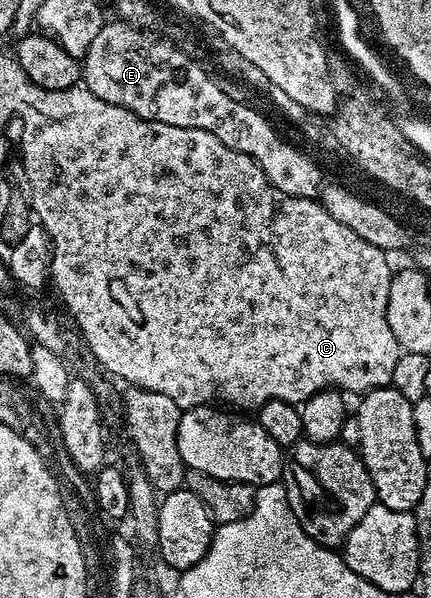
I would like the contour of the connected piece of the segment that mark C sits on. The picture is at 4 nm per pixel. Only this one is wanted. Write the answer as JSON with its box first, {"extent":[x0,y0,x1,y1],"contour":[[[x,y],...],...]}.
{"extent":[18,84,401,412],"contour":[[[77,84],[67,88],[52,88],[52,102],[26,102],[26,134],[18,134],[18,144],[20,144],[20,162],[23,177],[26,179],[26,189],[32,193],[32,207],[34,212],[38,212],[40,223],[44,225],[44,232],[48,235],[50,243],[50,282],[56,285],[56,290],[60,293],[60,298],[64,301],[64,306],[68,309],[70,317],[76,321],[76,326],[80,329],[80,334],[84,337],[84,342],[88,345],[88,350],[113,374],[116,378],[121,378],[124,384],[128,386],[139,386],[141,390],[158,392],[174,404],[181,408],[191,408],[194,406],[210,406],[225,402],[225,407],[236,408],[232,406],[241,406],[249,412],[255,411],[262,404],[270,400],[282,400],[299,404],[305,402],[310,396],[314,396],[320,390],[335,388],[341,392],[347,392],[349,395],[363,396],[369,390],[376,390],[379,386],[386,386],[391,383],[394,376],[394,364],[398,364],[401,356],[400,342],[394,336],[392,325],[388,319],[388,301],[392,295],[390,284],[394,273],[393,263],[386,253],[379,250],[374,244],[362,240],[358,232],[346,228],[339,220],[334,220],[330,212],[316,200],[310,198],[299,198],[290,196],[270,184],[270,180],[258,168],[258,164],[250,156],[242,152],[234,152],[234,148],[226,148],[218,136],[210,132],[202,132],[198,128],[174,128],[174,124],[162,124],[154,120],[146,120],[118,104],[110,104],[106,100],[98,100],[94,92],[90,92],[83,85]]]}

